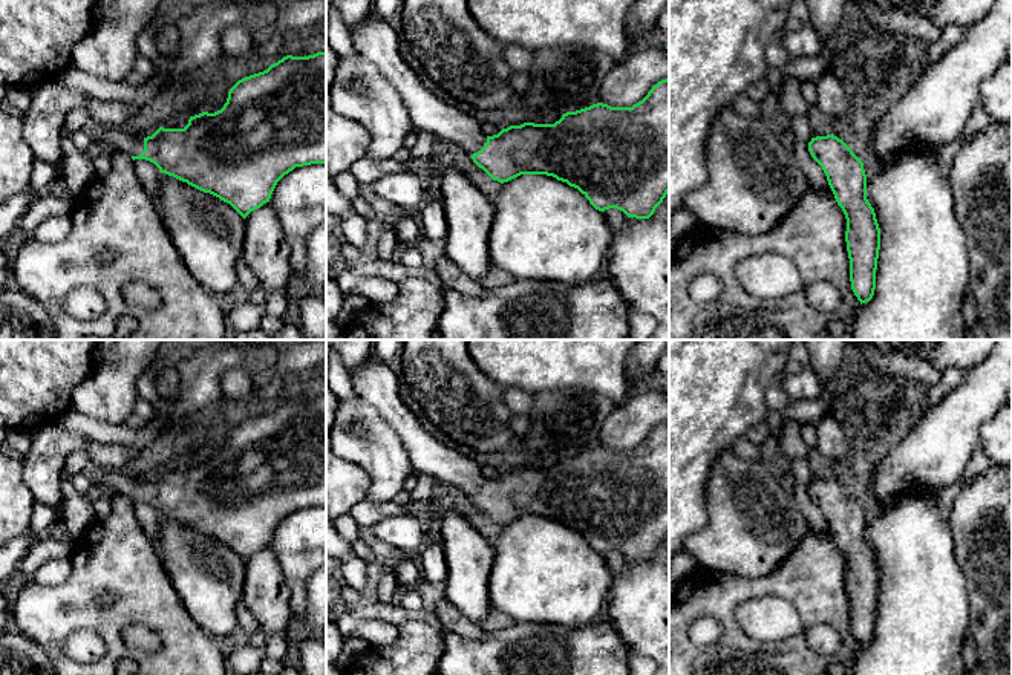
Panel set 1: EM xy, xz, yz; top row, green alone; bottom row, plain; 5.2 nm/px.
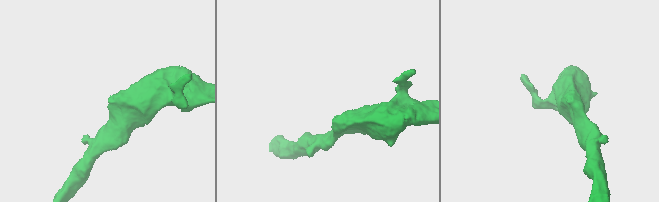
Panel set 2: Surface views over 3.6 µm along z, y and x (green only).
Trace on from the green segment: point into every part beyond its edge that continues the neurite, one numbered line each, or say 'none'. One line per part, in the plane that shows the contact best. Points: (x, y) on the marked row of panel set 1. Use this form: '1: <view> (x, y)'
1: xy (112, 140)

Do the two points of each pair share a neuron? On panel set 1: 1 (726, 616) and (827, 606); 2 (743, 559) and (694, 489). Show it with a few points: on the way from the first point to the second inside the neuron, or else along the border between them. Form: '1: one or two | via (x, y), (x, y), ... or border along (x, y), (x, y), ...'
1: one | via (746, 588), (799, 586)
2: two | border along (711, 470), (706, 479), (708, 522), (688, 536)

